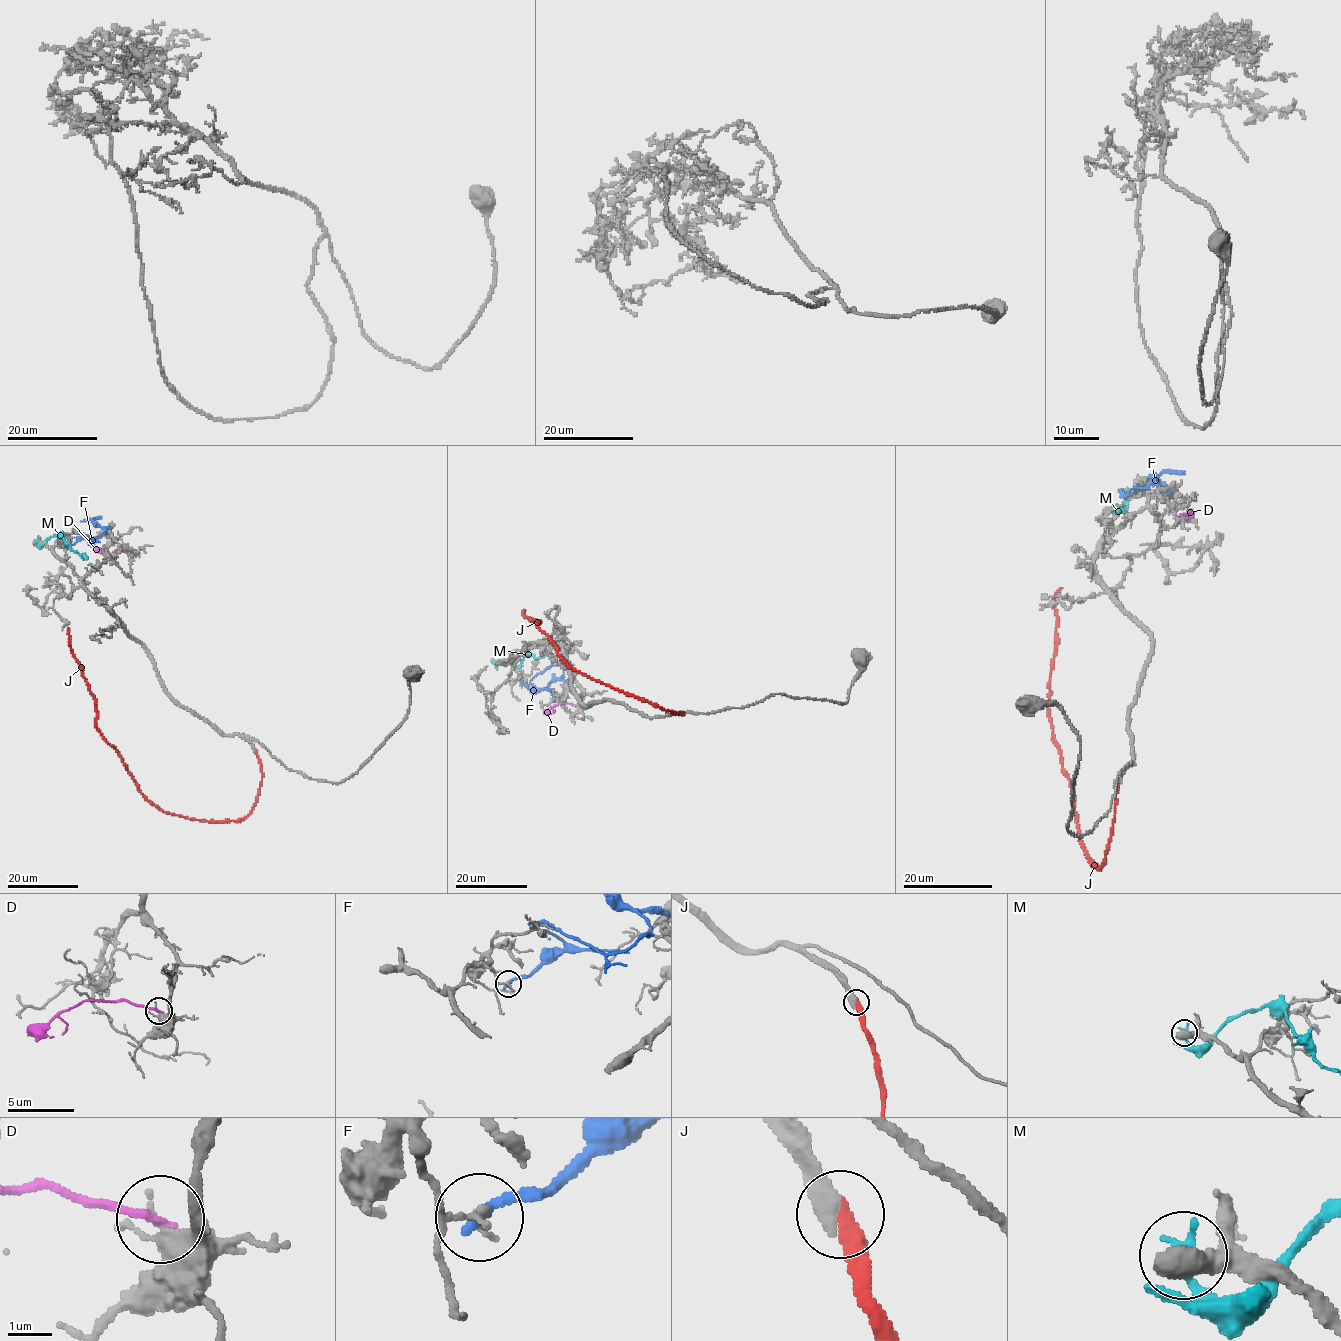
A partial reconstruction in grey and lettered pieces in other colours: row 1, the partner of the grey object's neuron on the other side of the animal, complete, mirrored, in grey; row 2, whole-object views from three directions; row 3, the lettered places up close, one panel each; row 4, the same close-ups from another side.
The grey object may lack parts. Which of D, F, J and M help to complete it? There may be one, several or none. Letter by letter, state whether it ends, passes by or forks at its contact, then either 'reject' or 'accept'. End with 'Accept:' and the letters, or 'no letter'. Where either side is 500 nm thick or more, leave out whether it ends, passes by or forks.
D: it ends | reject
F: it ends | reject
J: it ends | accept
M: reject
Accept: J

